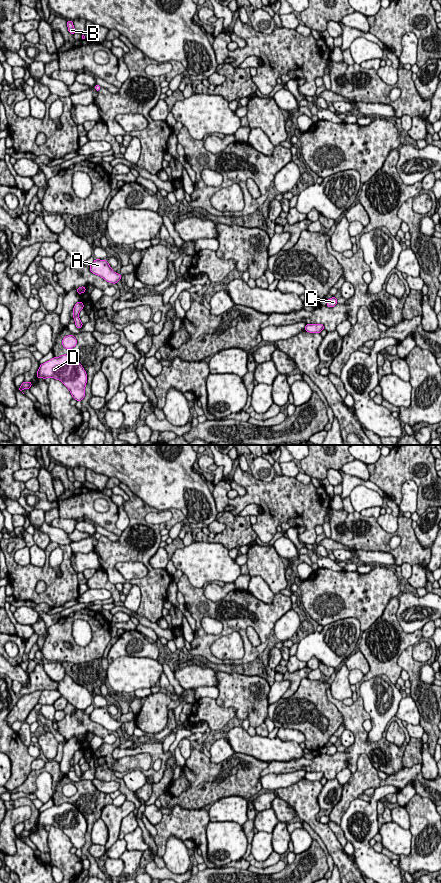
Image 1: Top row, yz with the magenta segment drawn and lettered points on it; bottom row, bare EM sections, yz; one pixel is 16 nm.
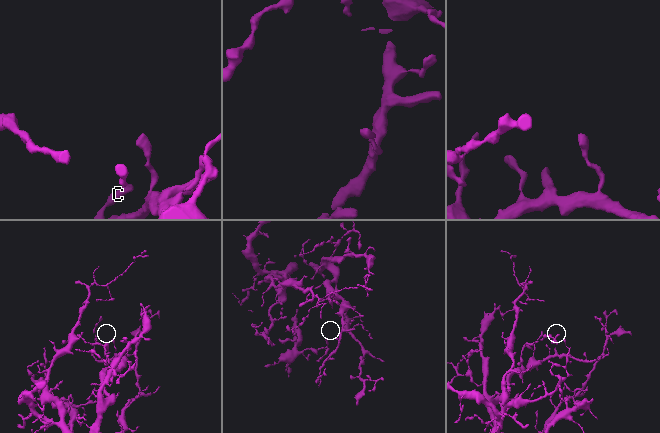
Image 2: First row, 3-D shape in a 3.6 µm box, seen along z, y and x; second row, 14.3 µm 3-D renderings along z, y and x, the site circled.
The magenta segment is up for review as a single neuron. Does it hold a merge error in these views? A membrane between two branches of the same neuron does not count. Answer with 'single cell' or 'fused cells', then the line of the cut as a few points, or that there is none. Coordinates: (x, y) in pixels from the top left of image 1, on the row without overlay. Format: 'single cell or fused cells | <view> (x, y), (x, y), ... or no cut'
single cell | no cut

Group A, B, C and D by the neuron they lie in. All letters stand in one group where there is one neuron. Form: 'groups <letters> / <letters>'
groups A B C D

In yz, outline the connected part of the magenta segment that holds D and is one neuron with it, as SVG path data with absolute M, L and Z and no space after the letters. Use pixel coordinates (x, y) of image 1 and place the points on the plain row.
M61 803L40 813L37 826L60 828L70 839L73 847L82 849L85 844L87 822L82 813L70 803Z

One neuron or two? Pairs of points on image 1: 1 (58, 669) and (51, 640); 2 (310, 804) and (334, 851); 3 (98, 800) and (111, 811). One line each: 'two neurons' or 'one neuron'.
1: two neurons
2: one neuron
3: two neurons

